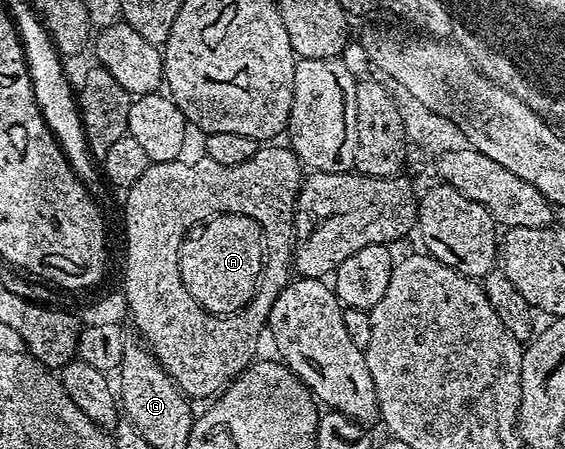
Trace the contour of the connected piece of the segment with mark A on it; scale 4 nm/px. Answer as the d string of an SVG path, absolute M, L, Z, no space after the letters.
M244 214L216 215L203 230L198 243L189 251L189 248L181 251L179 270L183 282L209 314L236 314L248 305L258 289L264 263L263 231L253 218Z

